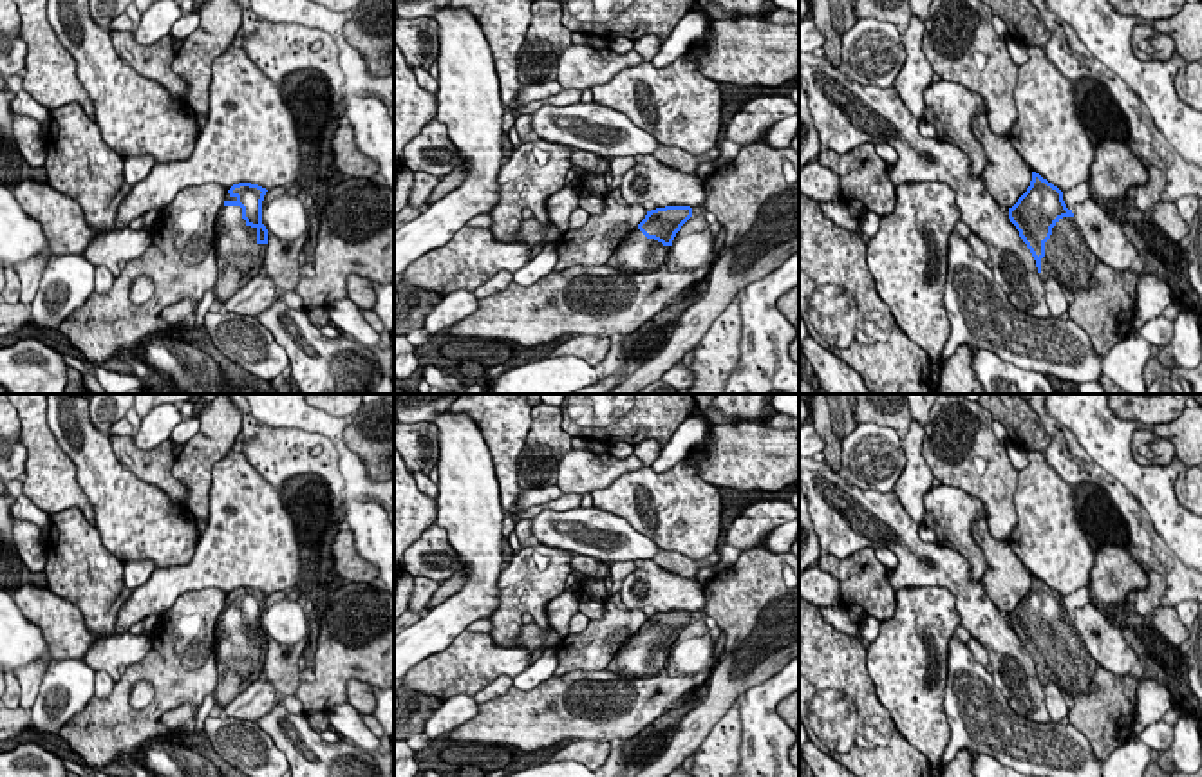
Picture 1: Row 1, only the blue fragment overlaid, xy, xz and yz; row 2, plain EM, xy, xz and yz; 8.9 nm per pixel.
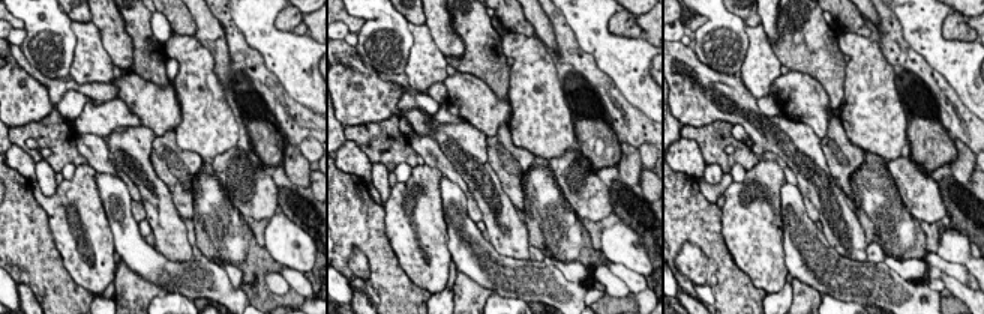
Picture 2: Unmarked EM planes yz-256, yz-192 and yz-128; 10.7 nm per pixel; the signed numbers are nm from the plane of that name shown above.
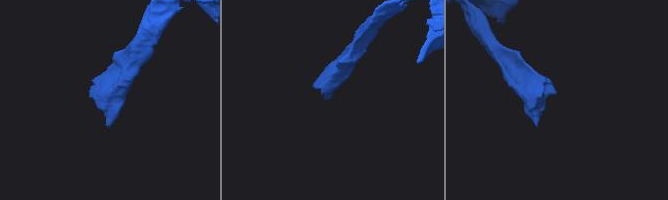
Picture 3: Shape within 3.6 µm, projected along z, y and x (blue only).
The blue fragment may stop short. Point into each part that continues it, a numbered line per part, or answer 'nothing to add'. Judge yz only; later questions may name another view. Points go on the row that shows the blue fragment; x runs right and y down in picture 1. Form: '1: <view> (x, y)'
1: yz (1067, 259)

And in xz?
1: xz (638, 253)

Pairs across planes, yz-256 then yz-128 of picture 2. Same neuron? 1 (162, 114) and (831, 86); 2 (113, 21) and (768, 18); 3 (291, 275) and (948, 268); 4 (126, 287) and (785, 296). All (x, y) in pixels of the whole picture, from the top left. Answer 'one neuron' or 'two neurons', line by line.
1: two neurons
2: one neuron
3: one neuron
4: two neurons

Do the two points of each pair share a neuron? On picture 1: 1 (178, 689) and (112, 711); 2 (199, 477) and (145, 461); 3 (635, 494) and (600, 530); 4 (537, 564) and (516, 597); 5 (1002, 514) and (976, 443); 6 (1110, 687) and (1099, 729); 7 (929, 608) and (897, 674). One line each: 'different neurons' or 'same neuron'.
1: same neuron
2: different neurons
3: different neurons
4: same neuron
5: same neuron
6: same neuron
7: same neuron

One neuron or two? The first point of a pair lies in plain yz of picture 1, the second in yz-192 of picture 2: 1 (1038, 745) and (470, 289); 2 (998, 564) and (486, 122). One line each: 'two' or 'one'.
1: two
2: two

